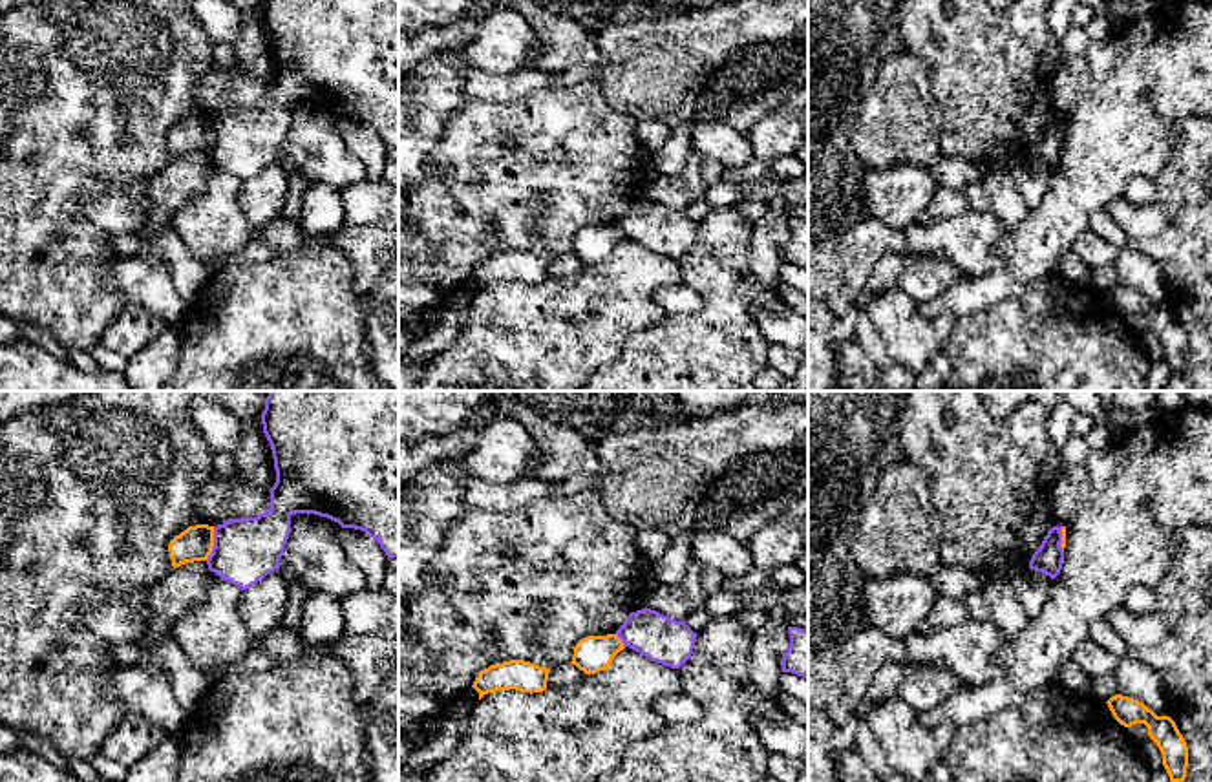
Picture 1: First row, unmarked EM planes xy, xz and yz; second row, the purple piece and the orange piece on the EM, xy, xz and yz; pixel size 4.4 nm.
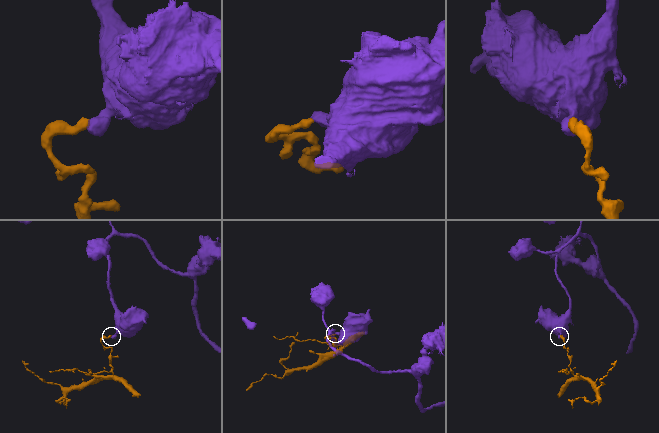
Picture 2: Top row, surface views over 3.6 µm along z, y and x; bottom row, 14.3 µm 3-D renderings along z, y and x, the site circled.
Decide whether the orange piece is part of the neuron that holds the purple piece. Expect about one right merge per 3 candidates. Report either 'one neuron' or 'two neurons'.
two neurons

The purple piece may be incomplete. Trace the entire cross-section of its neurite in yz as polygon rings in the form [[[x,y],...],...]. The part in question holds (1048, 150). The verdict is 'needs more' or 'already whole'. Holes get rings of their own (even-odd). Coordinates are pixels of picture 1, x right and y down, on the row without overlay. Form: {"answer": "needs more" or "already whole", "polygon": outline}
{"answer": "already whole", "polygon": [[[1053,117],[1044,128],[1040,139],[1033,144],[1029,159],[1042,163],[1055,170],[1062,161],[1064,141],[1062,133],[1062,117]]]}

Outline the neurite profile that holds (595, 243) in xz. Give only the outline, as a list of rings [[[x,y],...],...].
[[[618,225],[587,227],[576,234],[570,254],[585,265],[596,265],[609,259],[614,247],[623,239],[625,236]]]

